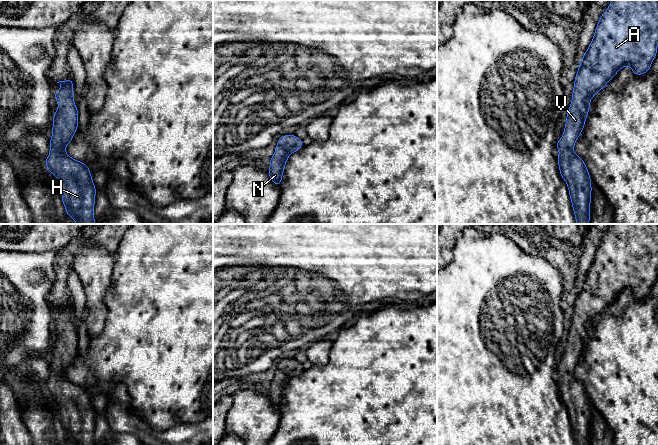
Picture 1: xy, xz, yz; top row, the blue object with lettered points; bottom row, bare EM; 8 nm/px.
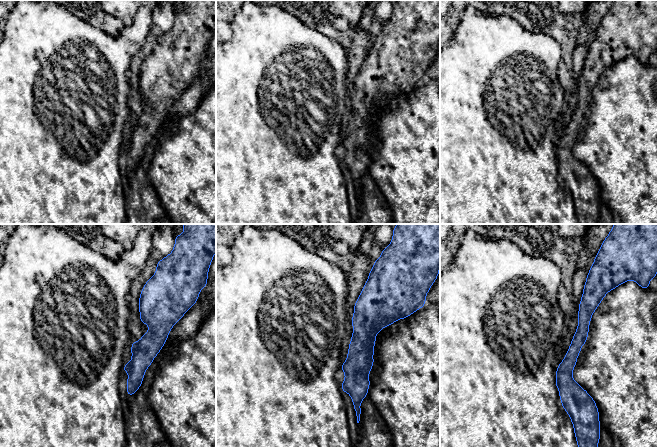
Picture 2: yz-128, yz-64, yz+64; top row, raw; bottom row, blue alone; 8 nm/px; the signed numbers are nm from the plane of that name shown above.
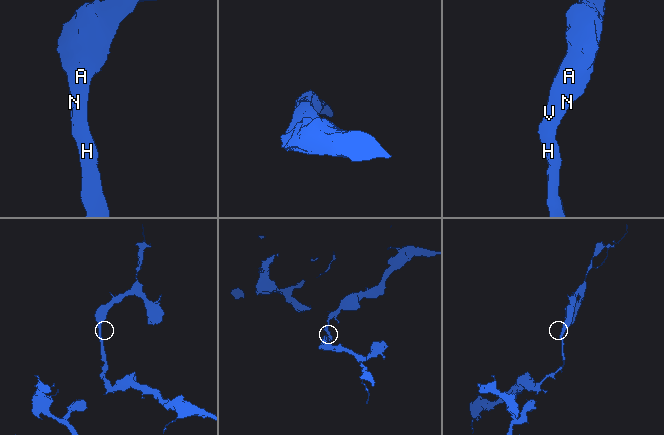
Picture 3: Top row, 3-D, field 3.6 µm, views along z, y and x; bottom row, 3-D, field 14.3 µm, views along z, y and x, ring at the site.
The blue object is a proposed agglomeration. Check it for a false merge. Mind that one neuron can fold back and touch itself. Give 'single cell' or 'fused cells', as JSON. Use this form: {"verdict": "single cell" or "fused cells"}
{"verdict": "single cell"}

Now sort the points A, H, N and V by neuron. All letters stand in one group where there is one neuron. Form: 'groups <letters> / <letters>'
groups A H N V

